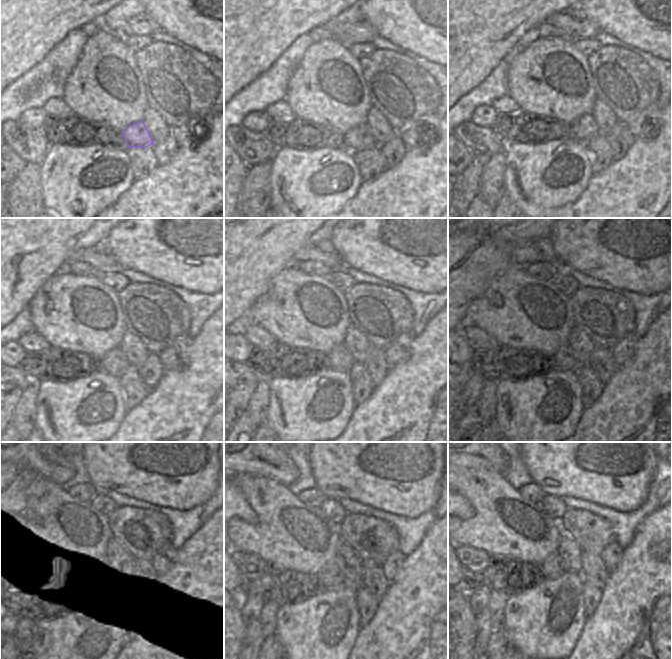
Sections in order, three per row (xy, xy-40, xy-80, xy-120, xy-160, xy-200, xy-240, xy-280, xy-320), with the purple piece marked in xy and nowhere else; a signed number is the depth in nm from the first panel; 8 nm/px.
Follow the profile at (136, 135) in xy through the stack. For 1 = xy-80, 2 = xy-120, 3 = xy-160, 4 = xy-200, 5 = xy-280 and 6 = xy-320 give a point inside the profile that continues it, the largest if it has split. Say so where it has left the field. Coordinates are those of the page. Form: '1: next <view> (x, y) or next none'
1: next xy-80 (585, 128)
2: next xy-120 (115, 361)
3: next xy-160 (340, 359)
4: next xy-200 (565, 358)
5: next xy-280 (332, 575)
6: next xy-320 (552, 566)

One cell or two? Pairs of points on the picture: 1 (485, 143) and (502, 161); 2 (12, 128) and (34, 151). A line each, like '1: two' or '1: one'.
1: two
2: one

